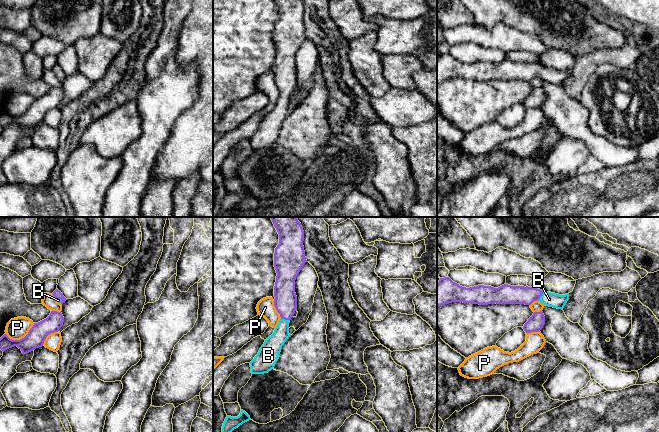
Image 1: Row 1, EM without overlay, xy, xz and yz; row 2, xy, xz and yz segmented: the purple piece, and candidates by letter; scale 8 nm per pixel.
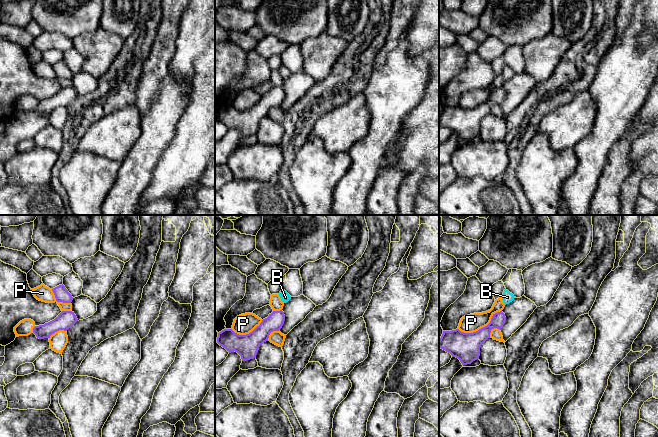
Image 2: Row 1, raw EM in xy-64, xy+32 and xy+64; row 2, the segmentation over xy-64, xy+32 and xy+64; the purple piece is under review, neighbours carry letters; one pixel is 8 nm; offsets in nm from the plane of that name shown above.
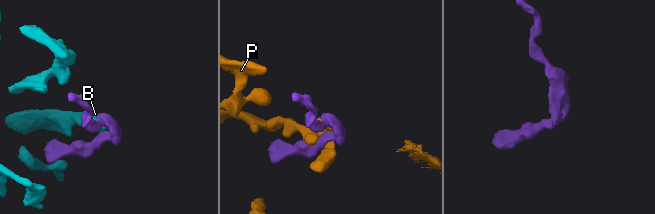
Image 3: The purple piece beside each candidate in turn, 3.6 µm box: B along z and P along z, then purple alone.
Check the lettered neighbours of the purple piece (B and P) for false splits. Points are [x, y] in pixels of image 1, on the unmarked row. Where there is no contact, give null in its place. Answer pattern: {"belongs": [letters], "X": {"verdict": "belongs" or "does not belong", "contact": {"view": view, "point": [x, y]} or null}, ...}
{"belongs": ["B"], "B": {"verdict": "belongs", "contact": {"view": "xz", "point": [285, 95]}}, "P": {"verdict": "does not belong", "contact": {"view": "xy", "point": [22, 114]}}}

